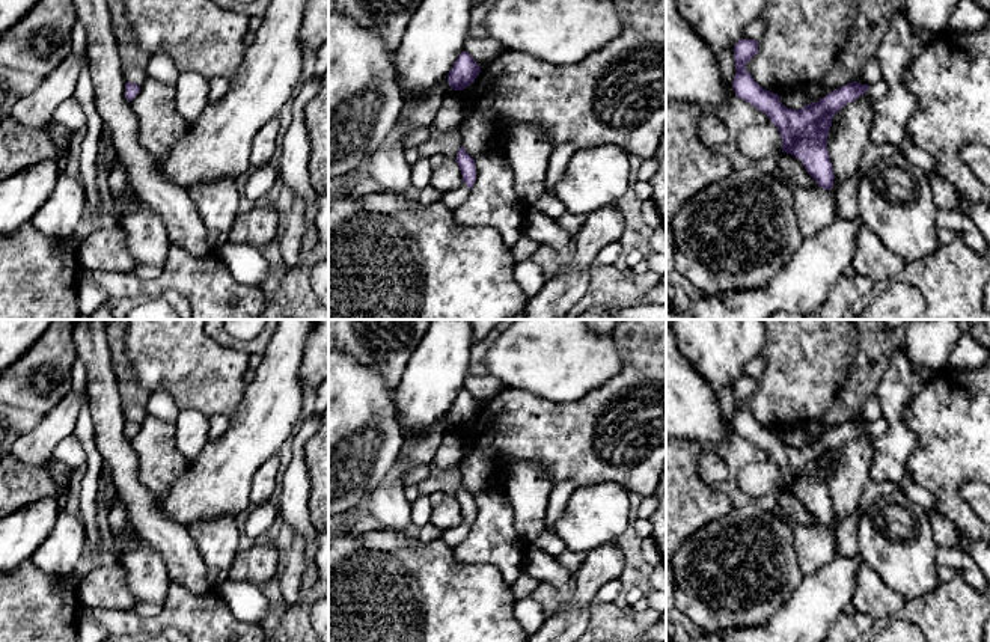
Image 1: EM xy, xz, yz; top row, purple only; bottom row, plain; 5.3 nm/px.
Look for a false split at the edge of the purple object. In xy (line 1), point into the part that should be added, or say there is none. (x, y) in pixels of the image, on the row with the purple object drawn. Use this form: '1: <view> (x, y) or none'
1: none

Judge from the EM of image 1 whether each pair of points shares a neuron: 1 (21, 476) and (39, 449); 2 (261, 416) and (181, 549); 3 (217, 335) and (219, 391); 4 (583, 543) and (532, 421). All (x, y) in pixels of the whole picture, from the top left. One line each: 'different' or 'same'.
1: different
2: different
3: different
4: different

